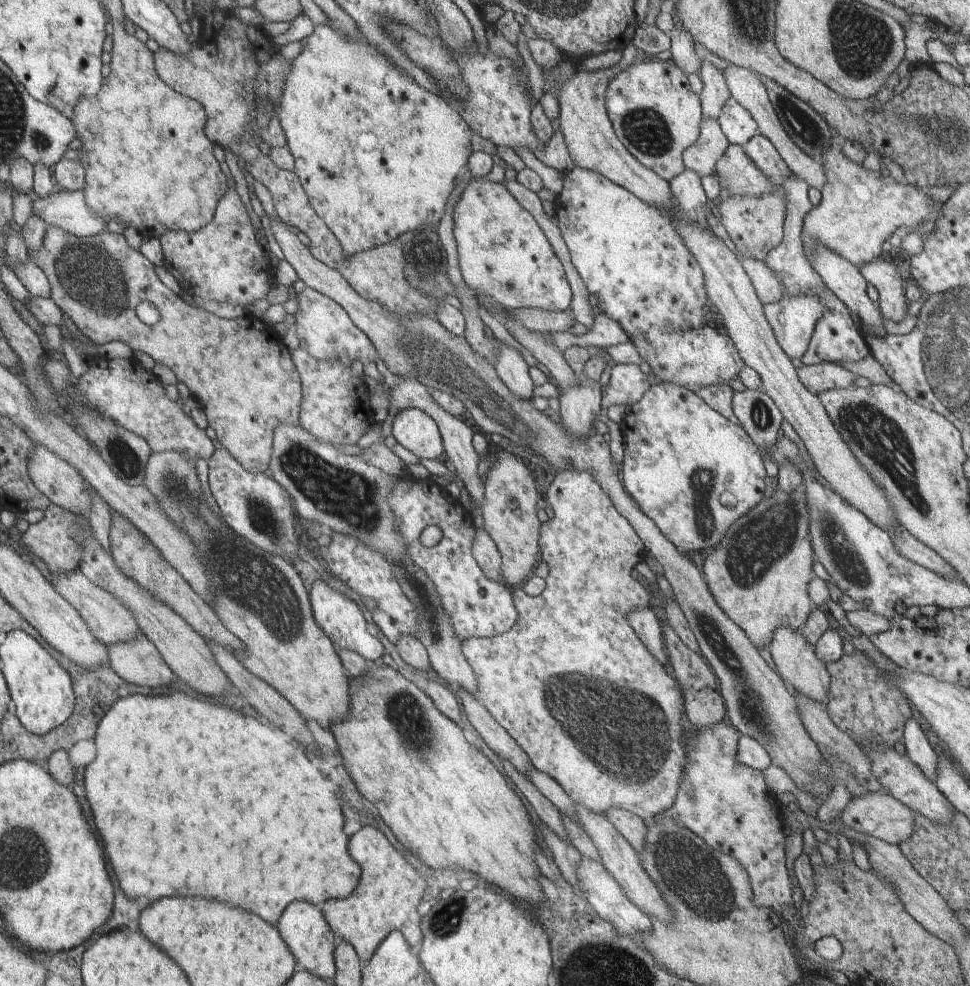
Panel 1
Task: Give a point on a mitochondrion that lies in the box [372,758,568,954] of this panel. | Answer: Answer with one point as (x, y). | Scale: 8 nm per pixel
(447, 920)

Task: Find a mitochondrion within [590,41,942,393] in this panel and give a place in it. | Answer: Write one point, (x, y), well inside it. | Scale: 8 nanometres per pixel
(644, 129)

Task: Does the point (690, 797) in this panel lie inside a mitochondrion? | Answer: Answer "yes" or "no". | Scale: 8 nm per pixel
yes

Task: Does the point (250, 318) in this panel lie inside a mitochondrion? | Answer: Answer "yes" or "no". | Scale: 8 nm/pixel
no

